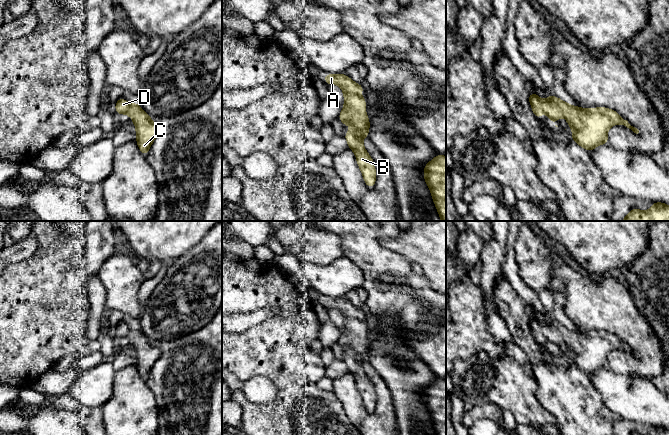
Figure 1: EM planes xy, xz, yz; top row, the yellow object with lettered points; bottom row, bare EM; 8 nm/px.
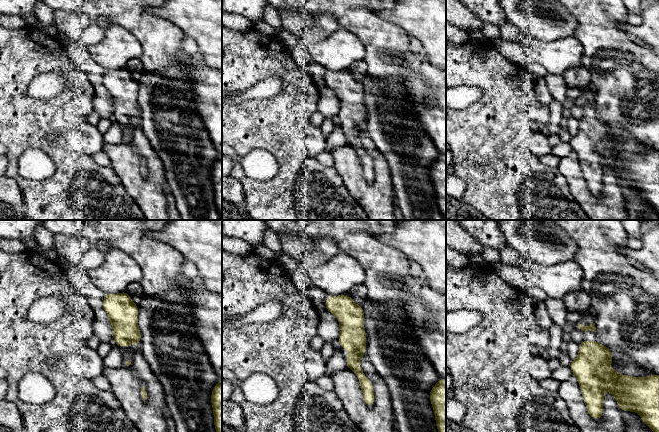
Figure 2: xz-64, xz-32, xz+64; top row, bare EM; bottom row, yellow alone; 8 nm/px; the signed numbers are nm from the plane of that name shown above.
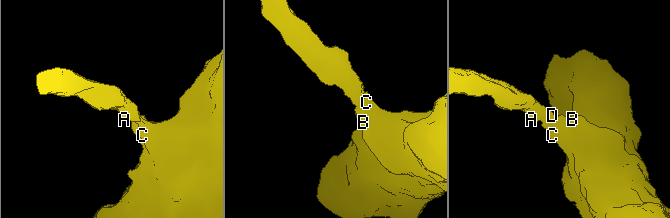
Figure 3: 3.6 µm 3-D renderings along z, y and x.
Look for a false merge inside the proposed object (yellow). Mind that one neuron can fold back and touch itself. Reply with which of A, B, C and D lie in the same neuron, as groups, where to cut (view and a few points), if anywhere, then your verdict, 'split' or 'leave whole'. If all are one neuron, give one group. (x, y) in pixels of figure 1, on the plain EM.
groups A B C D; cut none; leave whole

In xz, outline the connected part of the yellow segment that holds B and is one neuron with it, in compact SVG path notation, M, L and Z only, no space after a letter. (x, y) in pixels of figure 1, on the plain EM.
M344 297L325 298L324 304L327 309L337 308L343 315L344 330L338 343L352 352L344 359L349 373L355 380L358 391L368 412L373 412L376 407L376 393L372 381L363 369L363 362L369 361L370 345L366 338L366 322L359 319L365 313L362 309L355 307Z

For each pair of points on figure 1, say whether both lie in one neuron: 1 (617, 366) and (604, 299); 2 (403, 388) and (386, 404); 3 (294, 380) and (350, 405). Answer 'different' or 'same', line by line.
1: same
2: different
3: different

